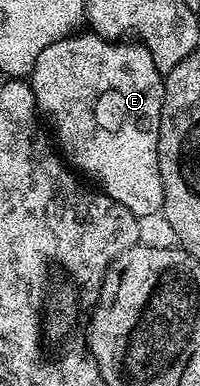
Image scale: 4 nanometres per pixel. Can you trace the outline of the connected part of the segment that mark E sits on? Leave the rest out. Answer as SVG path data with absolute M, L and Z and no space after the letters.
M93 31L87 33L89 37L80 32L60 38L44 48L36 59L32 84L39 110L50 116L57 148L79 174L91 173L99 181L101 192L116 199L116 203L124 203L124 207L138 217L160 213L164 203L164 183L160 179L158 132L166 90L164 74L157 69L146 45L122 45L126 43L100 37Z

